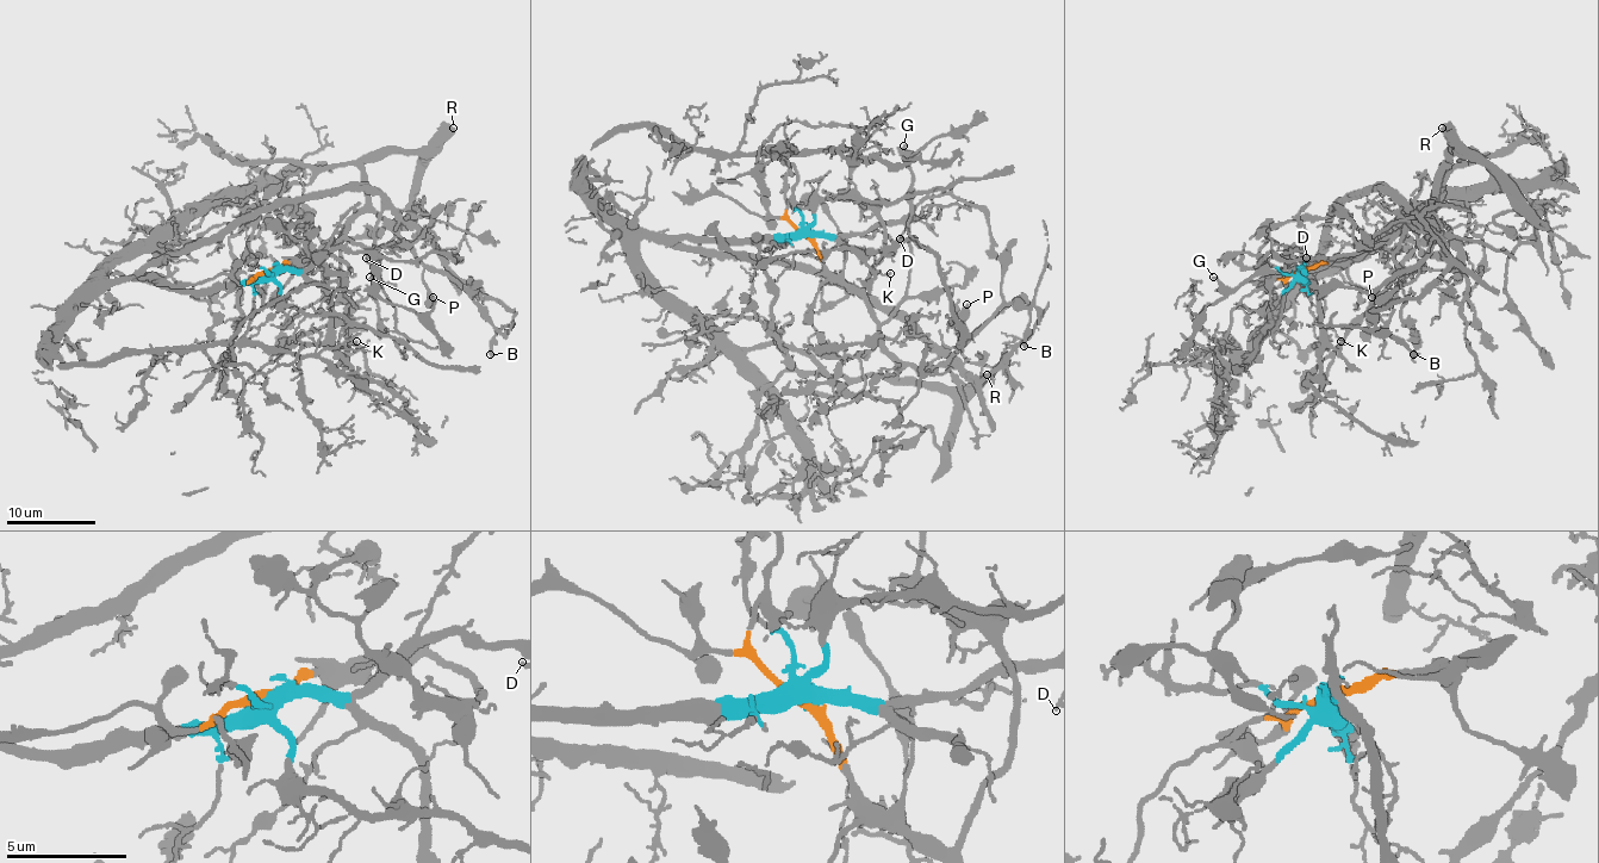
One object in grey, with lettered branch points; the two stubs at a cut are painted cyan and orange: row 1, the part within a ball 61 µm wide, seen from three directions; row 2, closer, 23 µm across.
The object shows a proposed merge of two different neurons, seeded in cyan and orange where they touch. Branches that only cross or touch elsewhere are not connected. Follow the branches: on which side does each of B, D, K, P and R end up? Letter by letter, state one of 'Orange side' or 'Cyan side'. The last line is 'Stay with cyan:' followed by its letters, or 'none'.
B: Orange side
D: Cyan side
K: Cyan side
P: Orange side
R: Orange side
Stay with cyan: D, K

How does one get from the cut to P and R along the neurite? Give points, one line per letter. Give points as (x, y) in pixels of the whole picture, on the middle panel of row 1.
P: (803, 235), (820, 260), (869, 306), (882, 345), (904, 362), (935, 367), (950, 360), (958, 352), (968, 304)
R: (803, 235), (869, 306), (877, 342), (900, 365), (900, 380), (971, 387), (987, 373)

